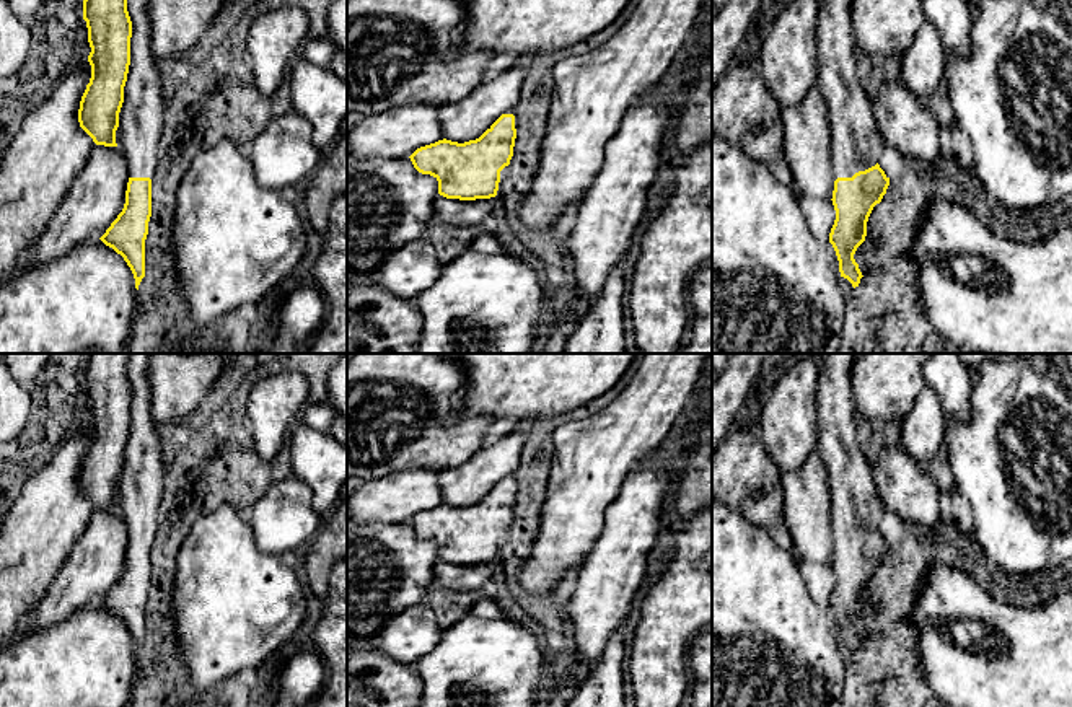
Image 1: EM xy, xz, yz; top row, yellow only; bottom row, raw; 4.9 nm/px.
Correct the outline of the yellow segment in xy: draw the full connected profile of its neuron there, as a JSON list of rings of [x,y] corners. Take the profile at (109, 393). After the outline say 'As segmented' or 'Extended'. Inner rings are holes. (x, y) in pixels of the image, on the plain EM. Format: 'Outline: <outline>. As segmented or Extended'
Outline: [[[88,354],[83,365],[91,443],[80,466],[78,487],[104,512],[117,512],[119,494],[129,531],[124,573],[99,604],[124,622],[137,655],[145,642],[152,542],[168,453],[150,411],[152,355]]]. Extended

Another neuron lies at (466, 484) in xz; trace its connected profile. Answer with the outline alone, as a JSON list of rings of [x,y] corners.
[[[521,430],[481,446],[459,466],[440,472],[409,468],[381,479],[357,482],[347,508],[357,523],[409,523],[417,513],[438,505],[464,508],[479,503],[505,477],[513,476],[523,456]]]

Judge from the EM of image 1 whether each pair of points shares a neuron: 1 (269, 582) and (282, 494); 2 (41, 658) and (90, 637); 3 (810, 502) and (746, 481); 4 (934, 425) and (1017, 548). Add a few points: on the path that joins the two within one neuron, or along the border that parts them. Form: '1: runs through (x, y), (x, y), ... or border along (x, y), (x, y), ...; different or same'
1: border along (250, 523), (254, 543), (263, 551), (279, 556); different
2: runs through (52, 658), (69, 658), (79, 649); same
3: border along (769, 456), (781, 471), (786, 526); different
4: border along (940, 403), (945, 419), (945, 443); different

